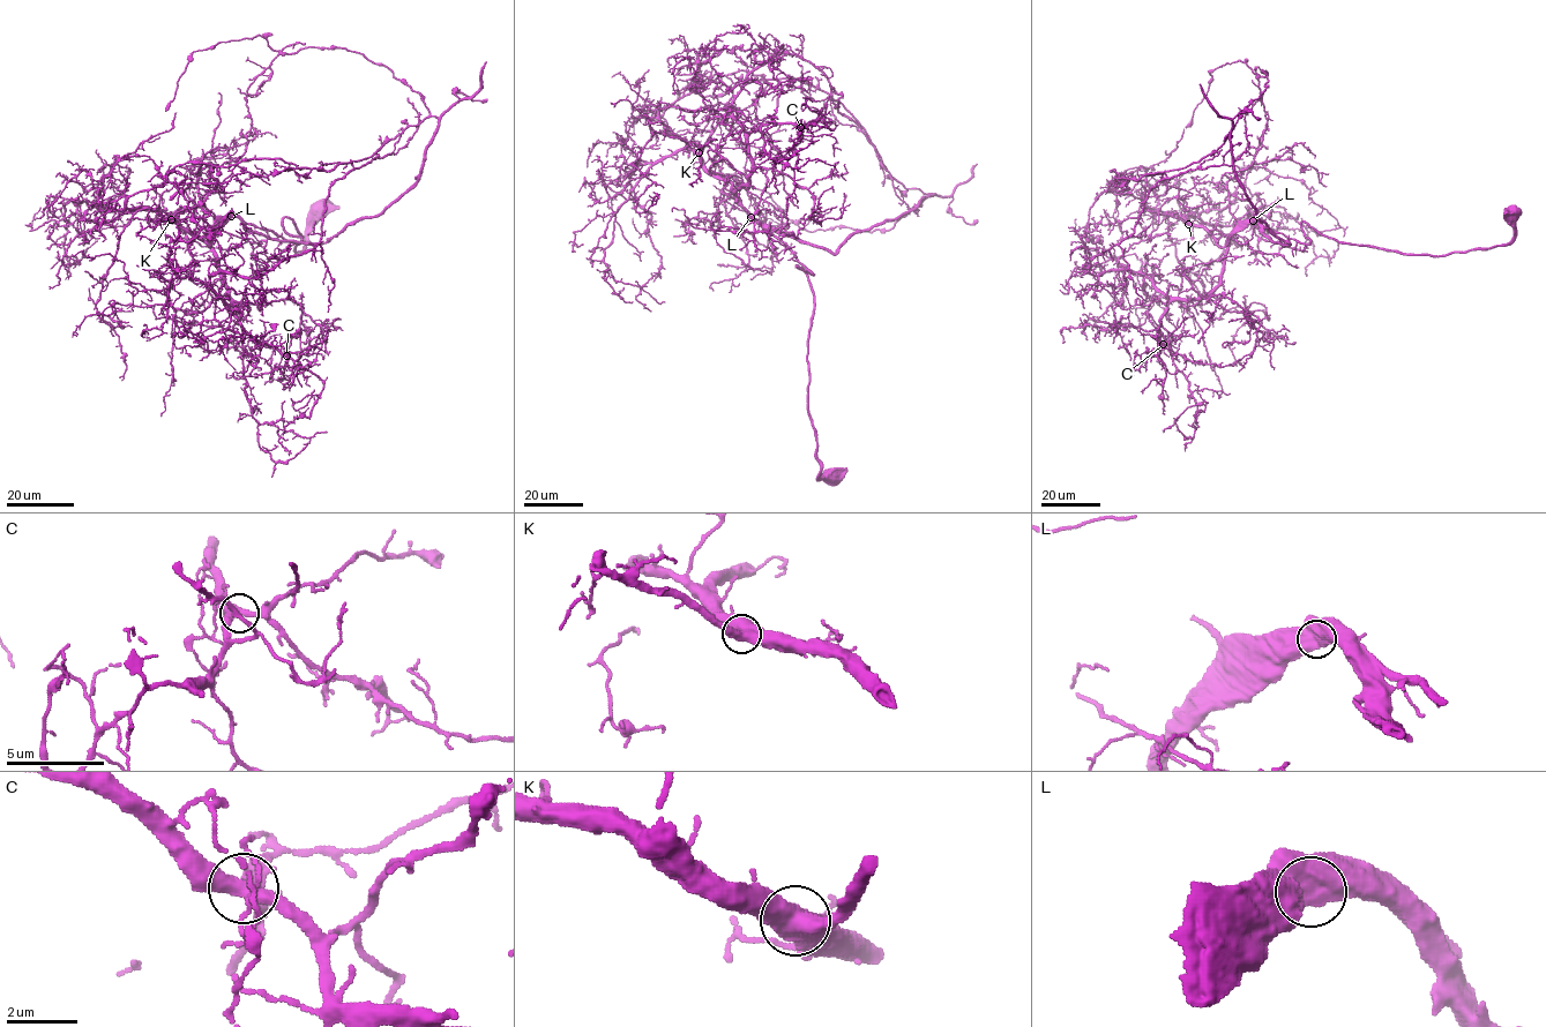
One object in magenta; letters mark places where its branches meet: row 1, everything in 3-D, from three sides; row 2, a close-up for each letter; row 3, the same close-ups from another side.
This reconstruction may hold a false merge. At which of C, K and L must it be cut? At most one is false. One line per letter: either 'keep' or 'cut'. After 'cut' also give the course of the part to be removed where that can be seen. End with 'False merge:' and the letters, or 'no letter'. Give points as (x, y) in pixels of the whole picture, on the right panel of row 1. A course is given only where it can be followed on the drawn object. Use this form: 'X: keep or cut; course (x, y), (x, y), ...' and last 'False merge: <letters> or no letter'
C: keep
K: keep
L: keep
False merge: no letter

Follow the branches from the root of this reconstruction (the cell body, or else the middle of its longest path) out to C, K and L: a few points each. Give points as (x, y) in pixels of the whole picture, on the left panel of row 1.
C: (322, 209), (296, 256), (288, 217), (299, 244), (234, 217), (214, 237), (228, 307), (286, 355)
K: (322, 209), (296, 256), (301, 237), (288, 217), (282, 227), (299, 244), (231, 217), (209, 246), (171, 219)
L: (322, 209), (296, 256), (301, 237), (291, 219), (282, 227), (299, 244), (231, 217)

